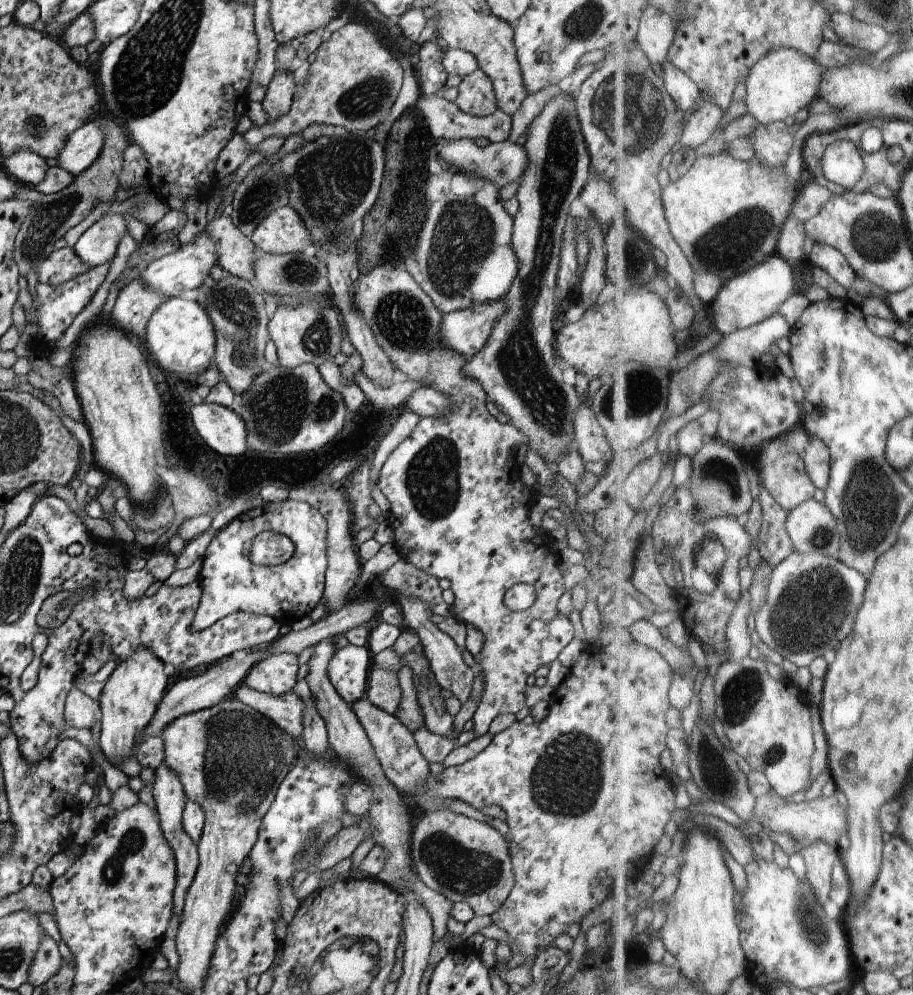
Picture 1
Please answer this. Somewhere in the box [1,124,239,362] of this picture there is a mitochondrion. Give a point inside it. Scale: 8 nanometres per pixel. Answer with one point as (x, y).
(47, 222)

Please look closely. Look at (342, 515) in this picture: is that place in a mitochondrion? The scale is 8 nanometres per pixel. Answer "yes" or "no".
no

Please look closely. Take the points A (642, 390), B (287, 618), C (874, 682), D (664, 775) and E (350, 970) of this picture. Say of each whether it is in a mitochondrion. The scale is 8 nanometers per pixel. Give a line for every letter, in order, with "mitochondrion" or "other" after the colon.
A: mitochondrion
B: other
C: other
D: other
E: mitochondrion

